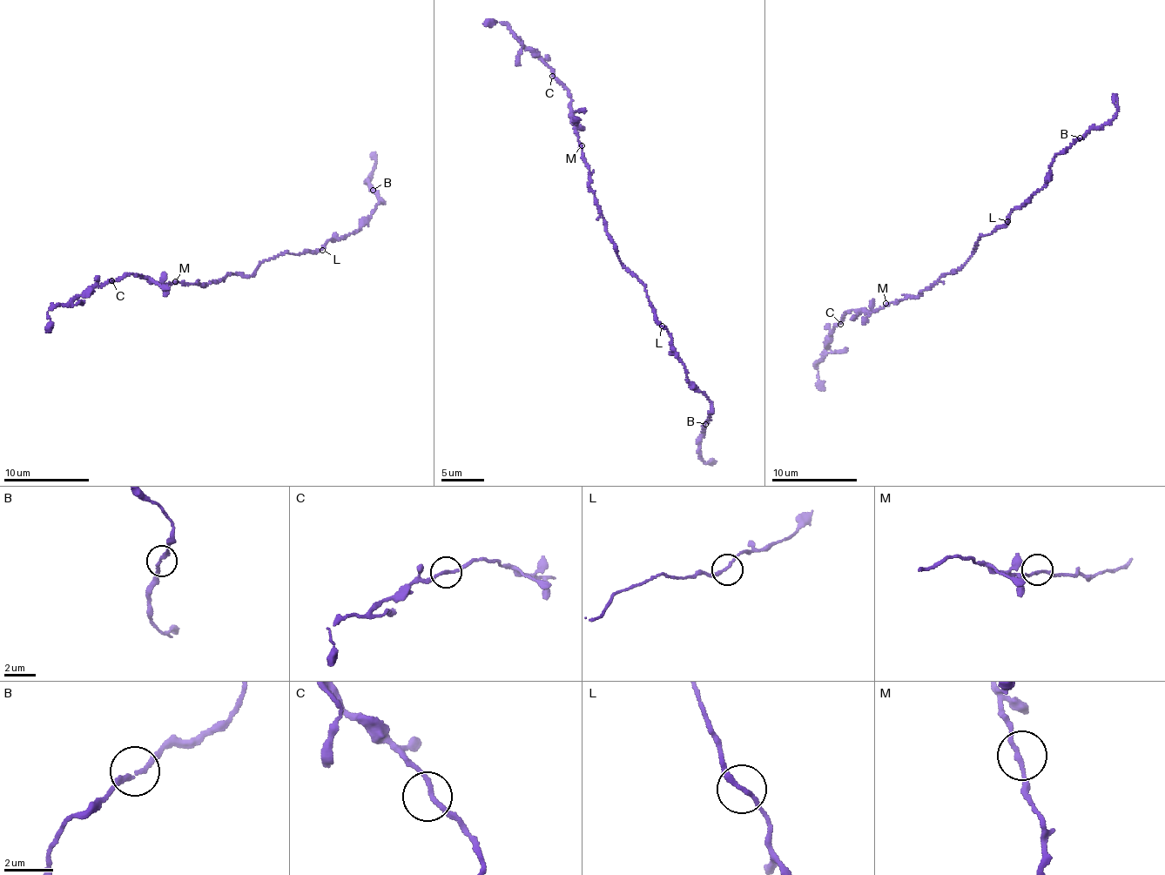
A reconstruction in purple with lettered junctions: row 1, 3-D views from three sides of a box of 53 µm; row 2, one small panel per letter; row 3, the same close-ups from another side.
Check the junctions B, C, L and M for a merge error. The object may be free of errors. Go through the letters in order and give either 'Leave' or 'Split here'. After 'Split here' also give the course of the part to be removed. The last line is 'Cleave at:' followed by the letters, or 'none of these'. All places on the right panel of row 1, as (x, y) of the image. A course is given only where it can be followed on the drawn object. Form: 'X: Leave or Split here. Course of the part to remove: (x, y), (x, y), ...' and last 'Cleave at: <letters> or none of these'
B: Leave
C: Leave
L: Leave
M: Leave
Cleave at: none of these

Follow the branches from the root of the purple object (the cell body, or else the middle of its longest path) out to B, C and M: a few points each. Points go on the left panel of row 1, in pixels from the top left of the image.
B: (250, 276), (260, 264), (278, 254), (313, 253), (330, 240), (357, 232), (362, 219), (380, 203), (372, 190)
C: (250, 276), (231, 272), (204, 286), (198, 282), (155, 282), (132, 273), (111, 280)
M: (250, 276), (231, 272), (216, 281), (209, 281), (204, 286), (198, 282), (175, 281)

